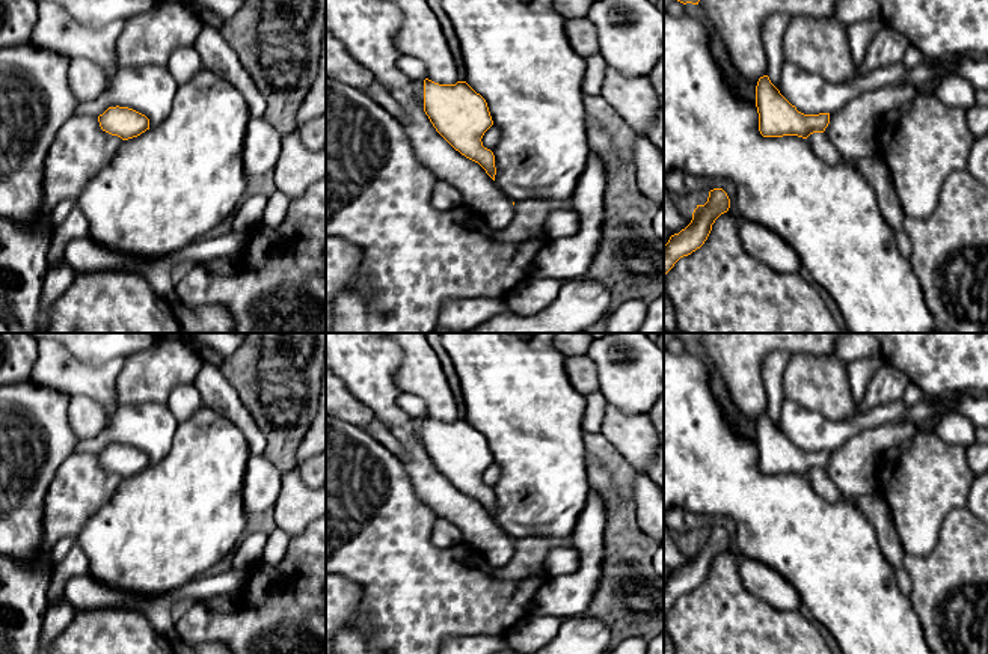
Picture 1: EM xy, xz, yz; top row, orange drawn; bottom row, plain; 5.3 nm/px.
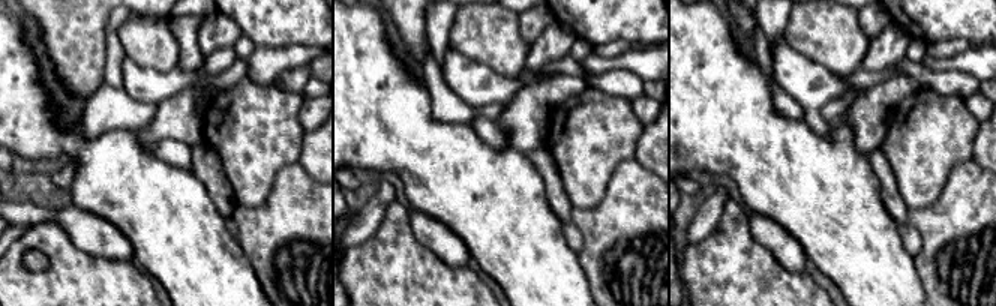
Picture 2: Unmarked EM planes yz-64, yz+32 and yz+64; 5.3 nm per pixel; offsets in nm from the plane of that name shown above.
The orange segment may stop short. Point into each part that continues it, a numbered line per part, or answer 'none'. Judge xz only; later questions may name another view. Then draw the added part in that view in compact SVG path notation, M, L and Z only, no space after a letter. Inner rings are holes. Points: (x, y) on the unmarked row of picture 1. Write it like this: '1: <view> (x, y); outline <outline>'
none

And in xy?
none

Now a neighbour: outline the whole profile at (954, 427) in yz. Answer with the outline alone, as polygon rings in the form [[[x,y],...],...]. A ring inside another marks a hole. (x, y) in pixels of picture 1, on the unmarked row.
[[[956,411],[944,414],[932,432],[947,443],[958,443],[965,448],[977,440],[977,428],[970,419]]]

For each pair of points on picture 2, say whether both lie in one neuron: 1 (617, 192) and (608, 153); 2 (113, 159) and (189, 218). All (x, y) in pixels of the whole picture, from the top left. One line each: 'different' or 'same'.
1: different
2: same

